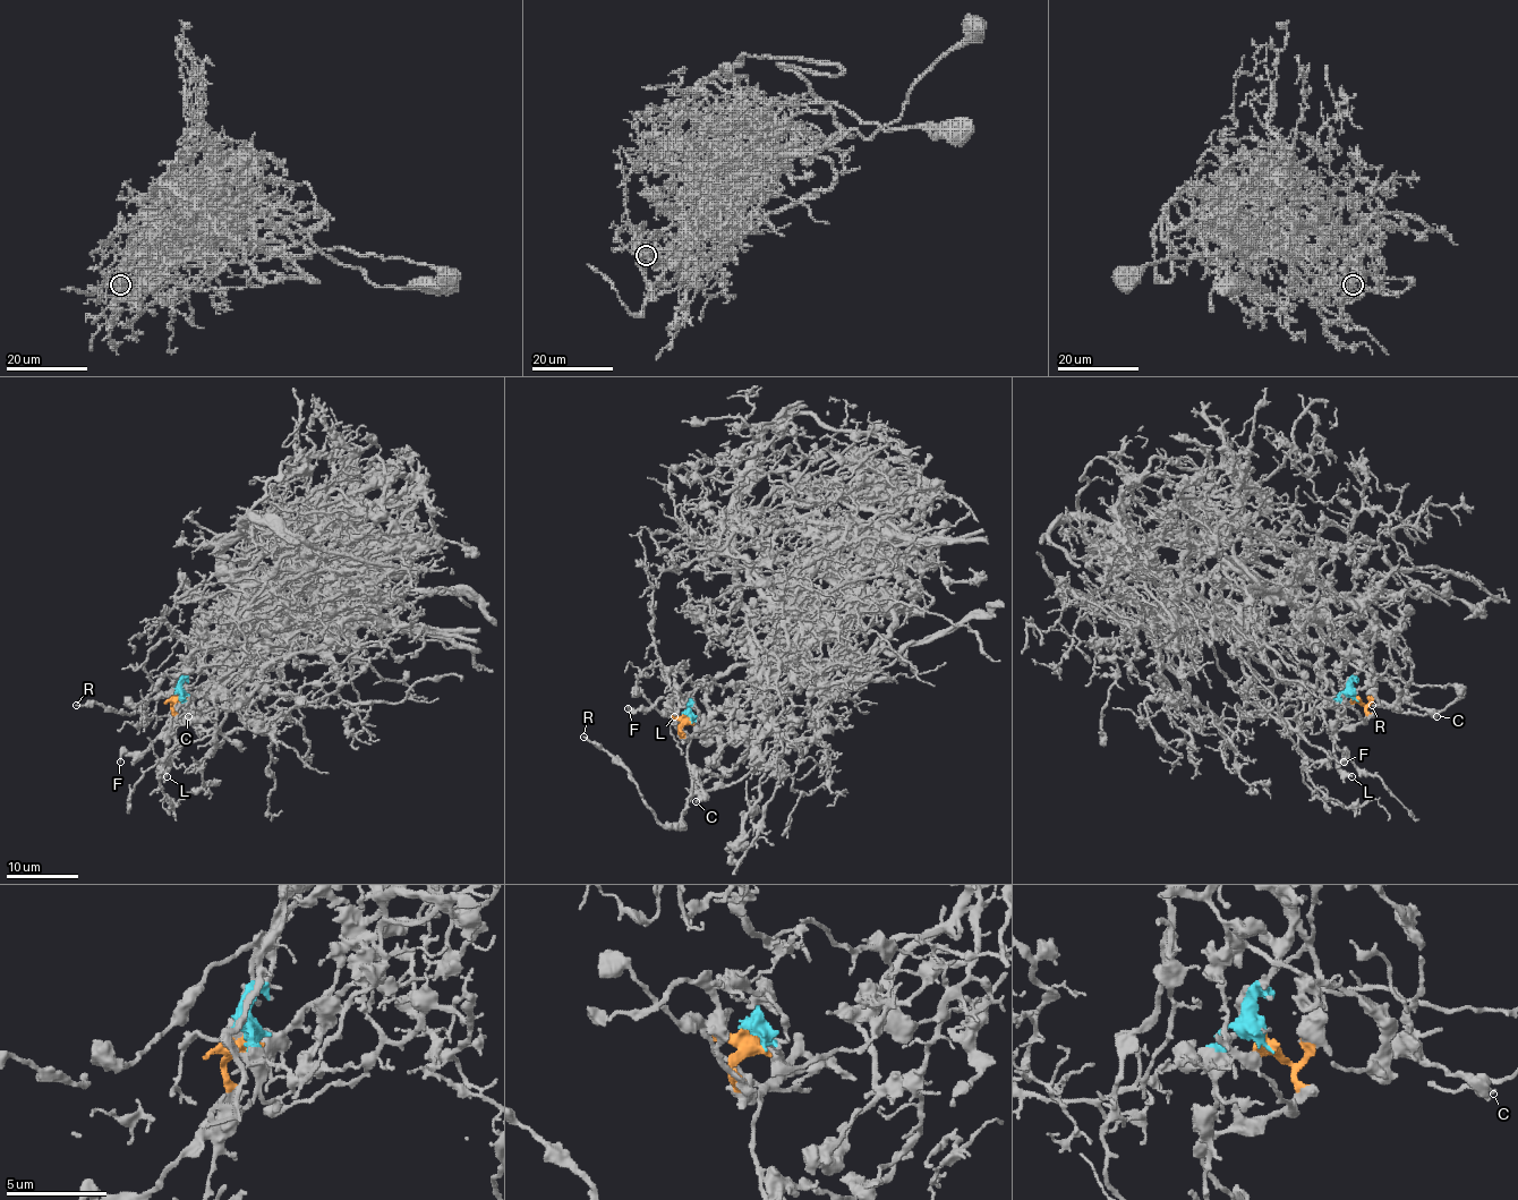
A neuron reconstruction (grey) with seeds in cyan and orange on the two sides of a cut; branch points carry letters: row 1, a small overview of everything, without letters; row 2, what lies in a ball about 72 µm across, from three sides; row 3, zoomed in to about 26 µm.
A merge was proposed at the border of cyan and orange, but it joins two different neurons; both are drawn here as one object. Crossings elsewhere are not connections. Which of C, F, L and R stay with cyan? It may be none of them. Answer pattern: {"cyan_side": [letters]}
{"cyan_side": ["C", "L"]}

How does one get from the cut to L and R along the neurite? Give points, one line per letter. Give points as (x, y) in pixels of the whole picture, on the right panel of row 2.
L: (1356, 698), (1339, 695), (1335, 747), (1336, 764), (1353, 776)
R: (1356, 698), (1366, 704), (1378, 678), (1459, 691), (1443, 709), (1426, 714), (1372, 705)

